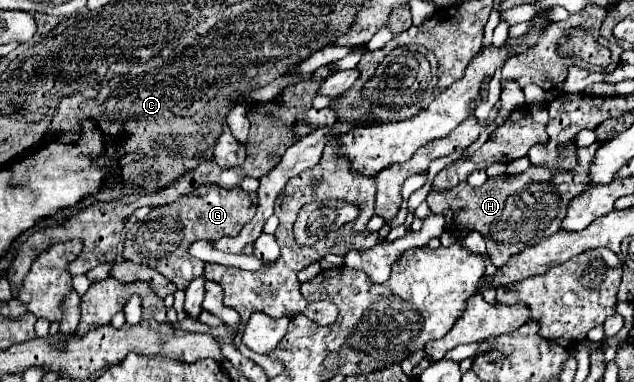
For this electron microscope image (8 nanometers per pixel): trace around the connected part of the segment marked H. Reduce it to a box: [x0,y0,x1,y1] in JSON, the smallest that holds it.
[427,144,599,268]

